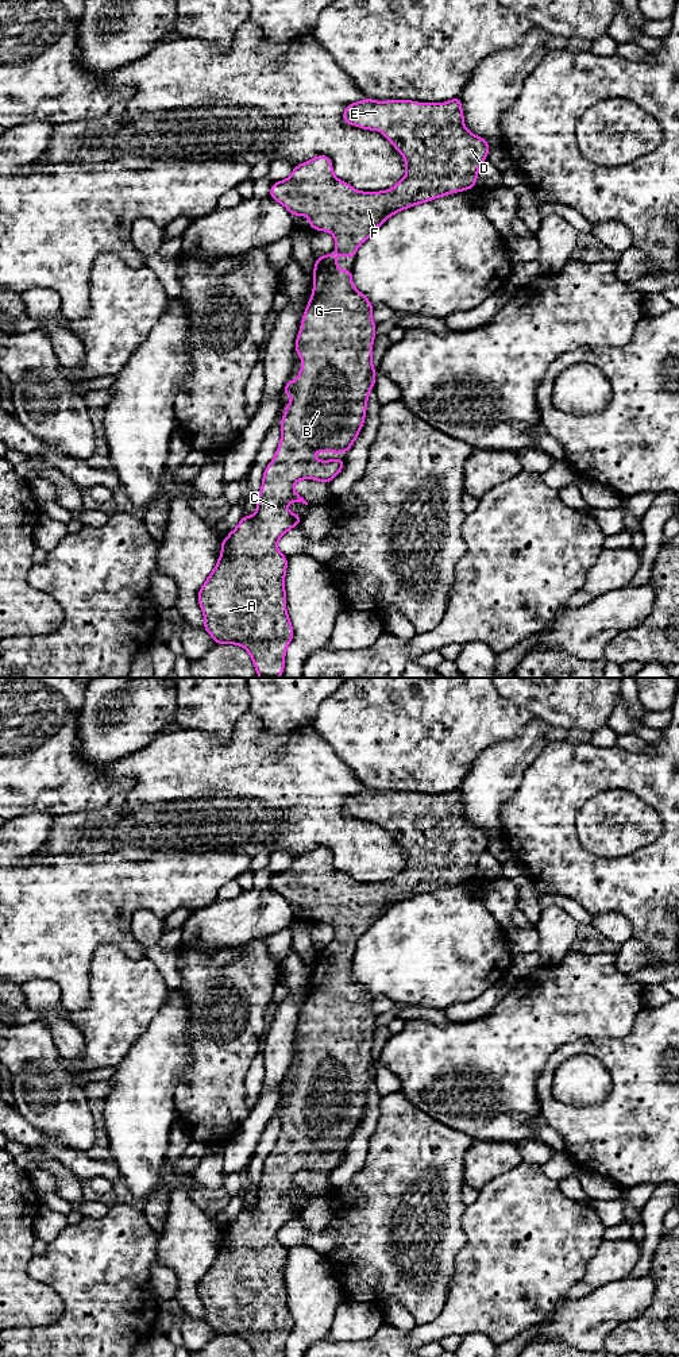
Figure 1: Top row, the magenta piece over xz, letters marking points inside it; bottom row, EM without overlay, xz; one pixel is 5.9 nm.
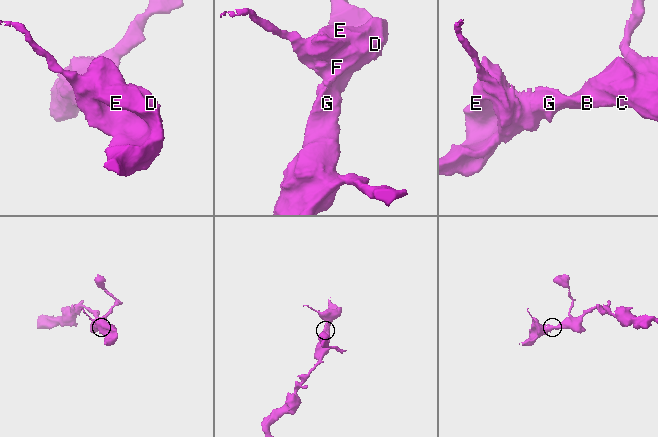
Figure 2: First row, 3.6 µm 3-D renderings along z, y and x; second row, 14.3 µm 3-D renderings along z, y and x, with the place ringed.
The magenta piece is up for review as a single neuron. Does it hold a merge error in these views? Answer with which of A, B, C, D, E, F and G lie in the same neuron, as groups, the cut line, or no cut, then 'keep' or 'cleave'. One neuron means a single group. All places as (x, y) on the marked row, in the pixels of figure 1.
groups A B C D E F G; cut none; keep

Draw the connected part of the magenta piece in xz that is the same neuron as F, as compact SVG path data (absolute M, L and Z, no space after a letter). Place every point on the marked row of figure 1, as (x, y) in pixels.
M460 97L447 103L364 99L348 104L343 120L363 130L379 130L402 154L406 174L389 190L360 192L335 177L329 157L317 155L294 166L289 178L271 185L273 200L293 216L308 216L315 231L333 235L336 254L320 257L315 263L313 292L294 344L304 363L297 379L286 381L282 392L289 393L292 401L285 406L281 420L279 446L263 473L256 513L243 516L221 541L220 558L197 594L204 629L217 644L242 645L250 654L259 678L282 675L286 648L294 635L286 610L288 558L277 547L278 540L301 520L300 514L288 510L288 504L308 505L293 486L301 479L329 483L342 471L346 464L342 459L309 458L321 451L348 452L363 427L370 390L375 385L375 367L371 363L377 328L371 319L374 307L352 285L352 270L335 269L340 263L336 255L355 257L359 246L402 209L474 188L490 149L486 139L464 127Z

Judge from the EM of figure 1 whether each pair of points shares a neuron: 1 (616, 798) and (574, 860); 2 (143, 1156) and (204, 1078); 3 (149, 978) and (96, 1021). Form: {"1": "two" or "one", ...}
{"1": "two", "2": "two", "3": "one"}

